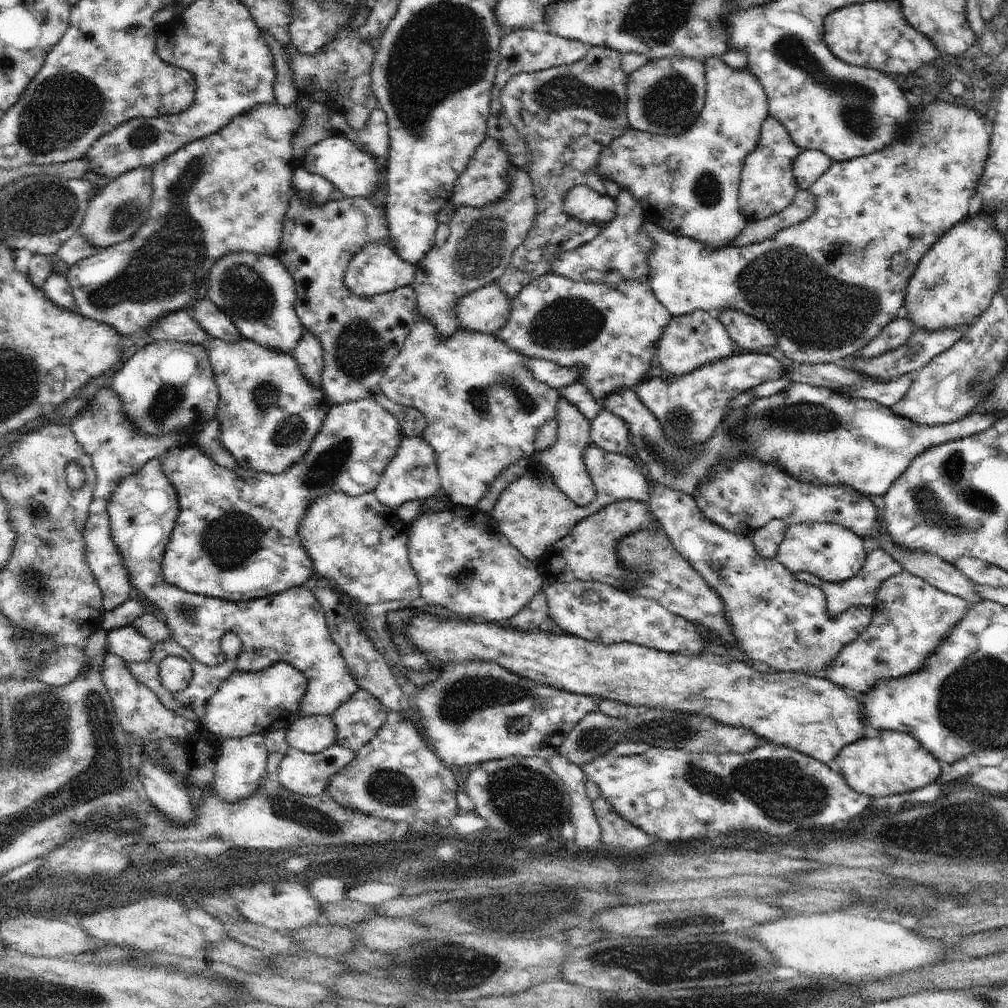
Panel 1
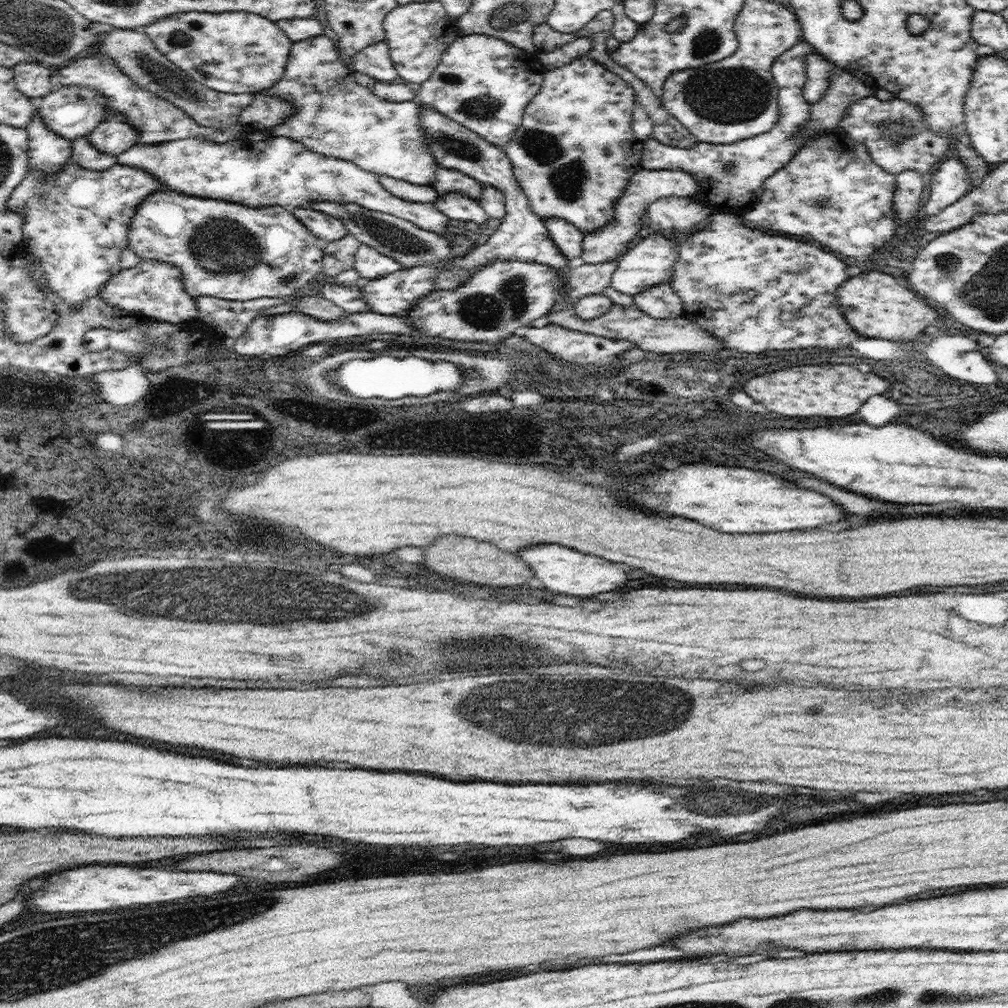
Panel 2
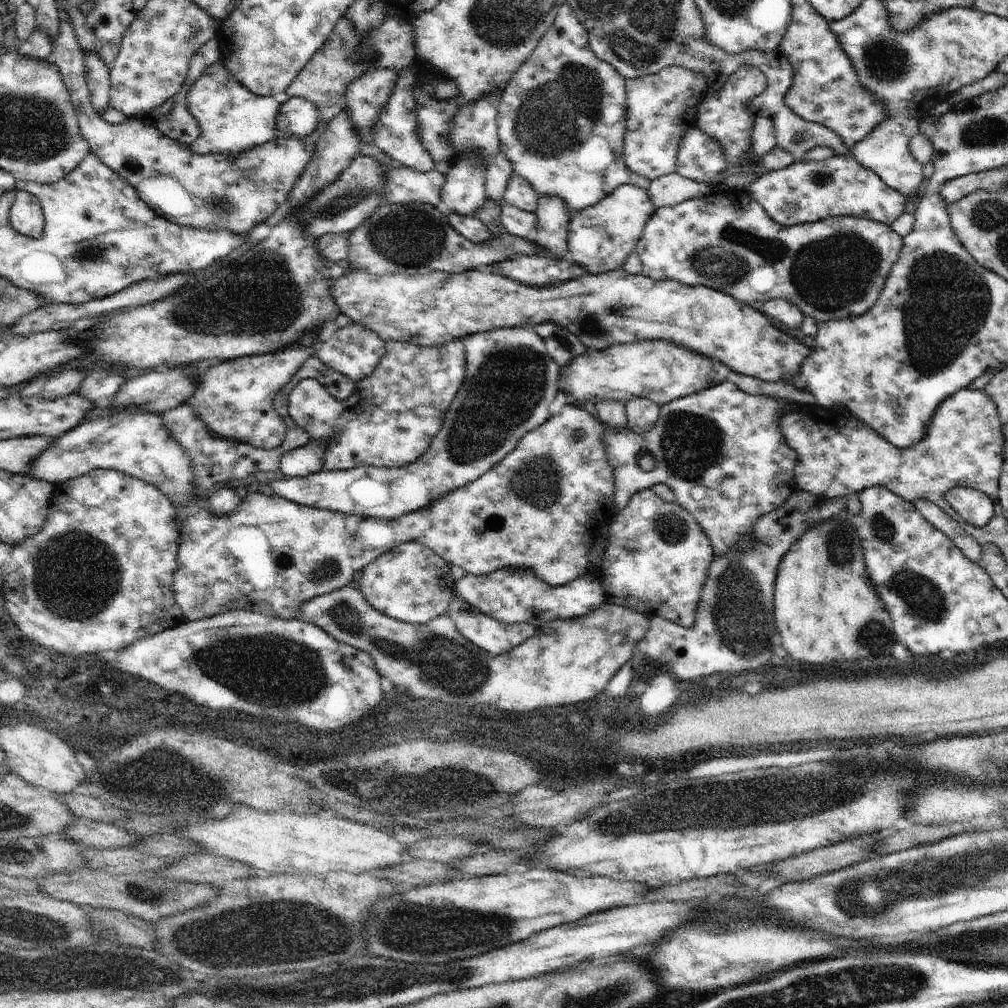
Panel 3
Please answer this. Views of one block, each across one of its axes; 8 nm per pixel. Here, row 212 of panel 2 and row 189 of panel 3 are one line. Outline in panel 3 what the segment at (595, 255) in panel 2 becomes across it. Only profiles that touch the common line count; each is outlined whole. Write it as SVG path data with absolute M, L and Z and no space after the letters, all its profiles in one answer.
M632 184L620 185L602 200L573 215L569 222L567 253L563 259L583 266L588 274L615 271L635 250L645 222L655 210L647 190Z

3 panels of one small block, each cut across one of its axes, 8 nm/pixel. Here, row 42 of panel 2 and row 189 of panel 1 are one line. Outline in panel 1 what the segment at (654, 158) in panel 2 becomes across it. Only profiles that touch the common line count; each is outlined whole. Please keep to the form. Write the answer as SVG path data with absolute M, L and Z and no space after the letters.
M804 150L794 160L794 178L798 190L806 190L824 174L832 164L832 158L820 150Z

